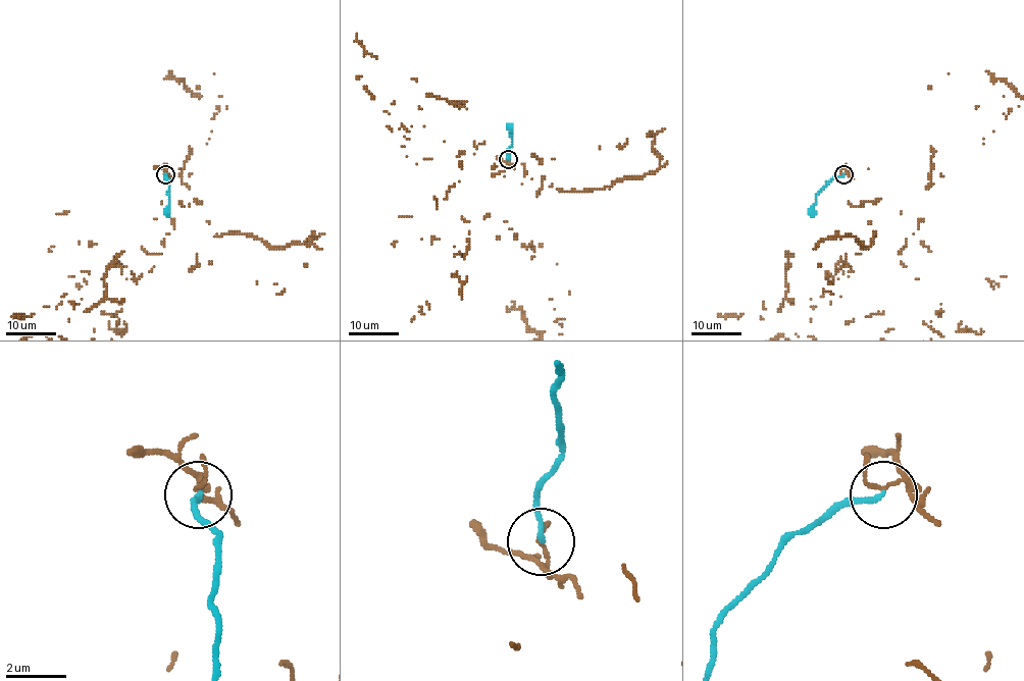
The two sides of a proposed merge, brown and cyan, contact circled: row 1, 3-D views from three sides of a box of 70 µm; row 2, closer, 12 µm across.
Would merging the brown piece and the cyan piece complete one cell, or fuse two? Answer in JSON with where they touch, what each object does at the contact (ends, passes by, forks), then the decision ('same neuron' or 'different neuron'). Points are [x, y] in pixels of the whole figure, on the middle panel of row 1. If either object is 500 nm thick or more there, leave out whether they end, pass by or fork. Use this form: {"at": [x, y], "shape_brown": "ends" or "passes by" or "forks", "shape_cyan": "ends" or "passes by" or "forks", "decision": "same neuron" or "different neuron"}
{"at": [508, 159], "shape_brown": "forks", "shape_cyan": "ends", "decision": "different neuron"}

